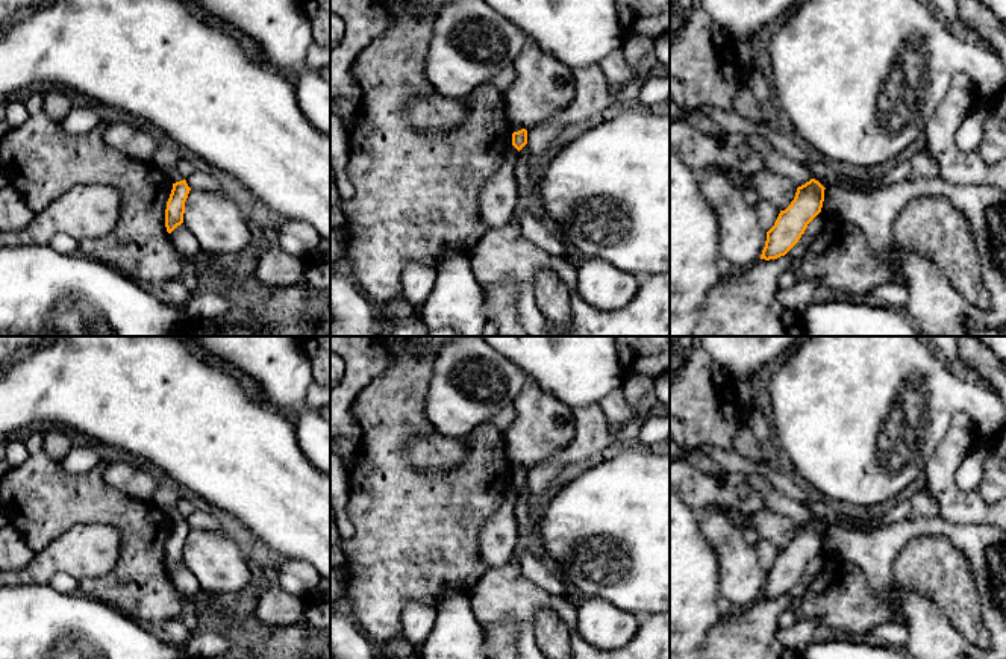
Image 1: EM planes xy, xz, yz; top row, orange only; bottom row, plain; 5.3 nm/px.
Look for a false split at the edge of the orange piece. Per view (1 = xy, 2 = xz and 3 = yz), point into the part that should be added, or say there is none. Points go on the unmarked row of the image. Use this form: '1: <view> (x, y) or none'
1: none
2: none
3: none

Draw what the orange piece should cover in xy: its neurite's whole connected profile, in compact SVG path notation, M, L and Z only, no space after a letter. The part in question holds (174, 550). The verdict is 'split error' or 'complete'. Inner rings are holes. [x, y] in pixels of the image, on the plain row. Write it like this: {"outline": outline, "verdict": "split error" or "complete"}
{"outline": "M185 518L173 523L173 529L165 548L165 567L168 573L171 573L177 565L183 562L185 541L189 530L191 527Z", "verdict": "complete"}

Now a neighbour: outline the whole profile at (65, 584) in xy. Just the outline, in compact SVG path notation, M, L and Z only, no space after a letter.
M58 573L52 577L48 583L55 591L62 594L79 592L79 580L70 574Z

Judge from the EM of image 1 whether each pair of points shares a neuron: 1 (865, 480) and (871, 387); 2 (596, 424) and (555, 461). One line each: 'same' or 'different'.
1: same
2: same

